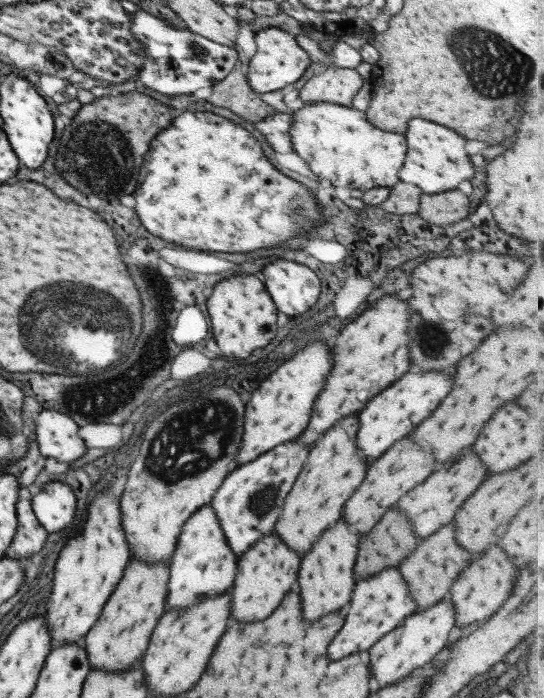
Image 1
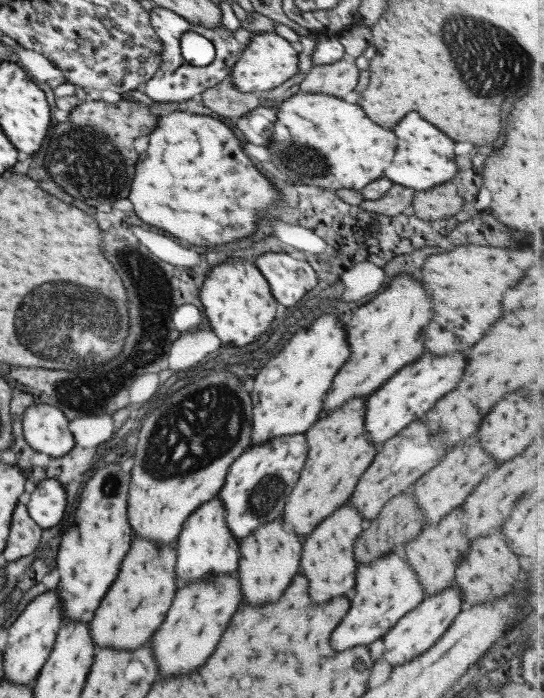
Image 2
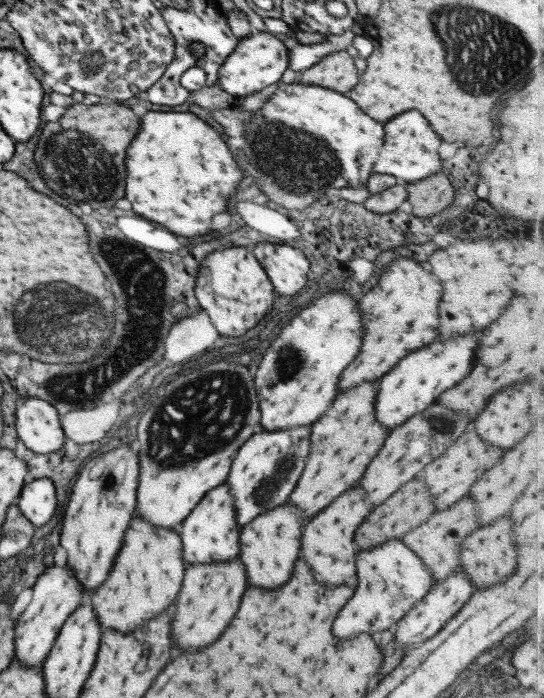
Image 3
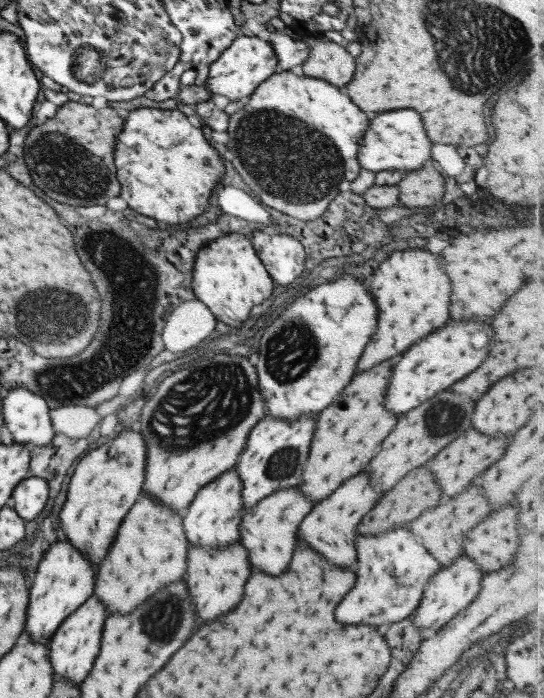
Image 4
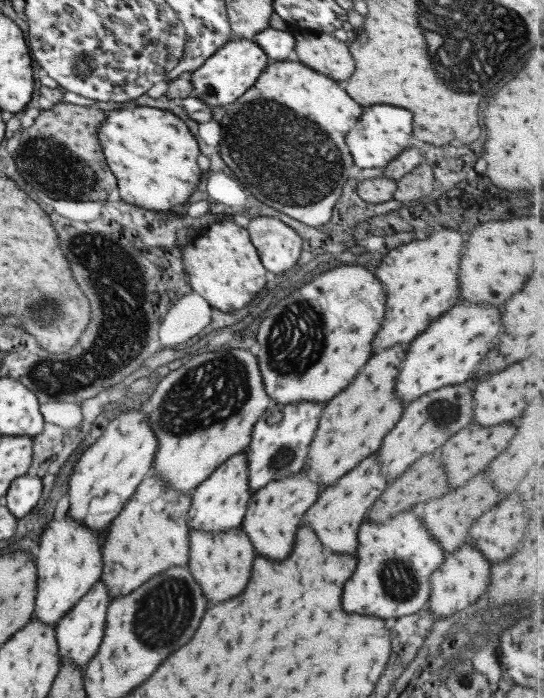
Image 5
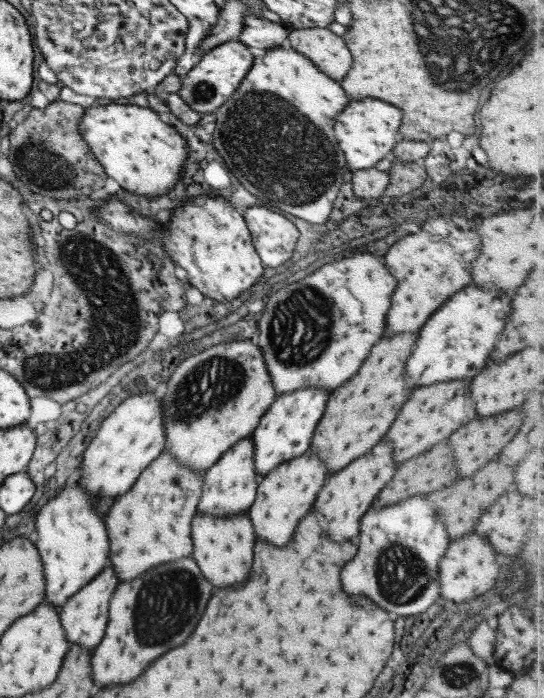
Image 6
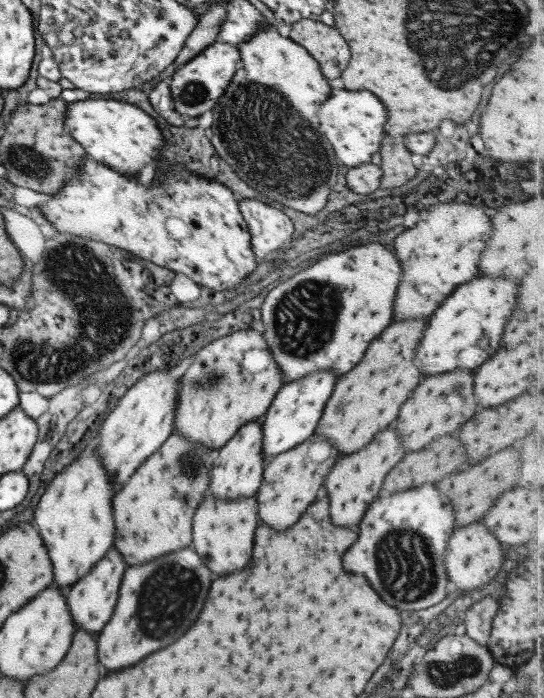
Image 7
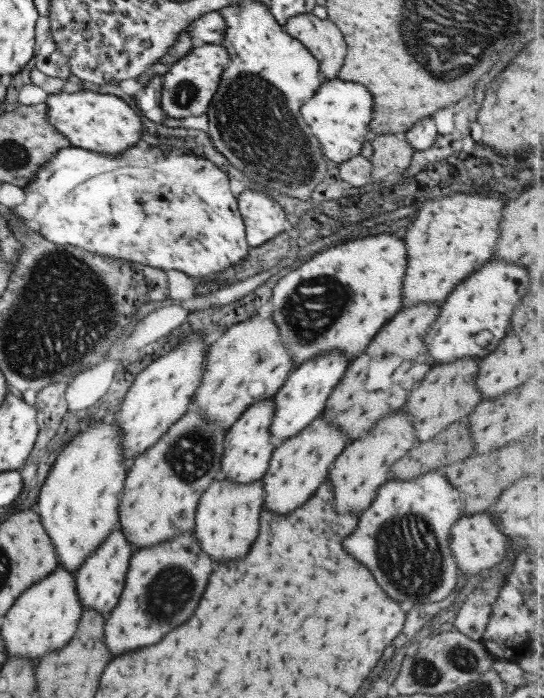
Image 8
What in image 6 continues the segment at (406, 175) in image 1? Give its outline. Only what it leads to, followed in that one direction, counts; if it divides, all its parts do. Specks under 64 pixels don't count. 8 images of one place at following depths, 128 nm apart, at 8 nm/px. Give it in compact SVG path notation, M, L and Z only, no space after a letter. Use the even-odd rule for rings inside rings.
M366 98L366 100L350 100L350 104L337 114L334 134L339 147L344 153L349 169L363 170L374 168L378 160L391 156L395 147L396 133L402 120L402 112L386 102Z

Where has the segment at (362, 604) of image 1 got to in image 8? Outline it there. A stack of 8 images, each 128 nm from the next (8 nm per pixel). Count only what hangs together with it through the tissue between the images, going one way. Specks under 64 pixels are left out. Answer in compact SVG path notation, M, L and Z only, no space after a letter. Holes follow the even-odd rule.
M440 470L410 480L388 479L378 489L370 508L362 512L358 528L344 540L344 550L374 572L382 590L400 604L440 602L458 584L458 566L448 538L460 514L462 496Z

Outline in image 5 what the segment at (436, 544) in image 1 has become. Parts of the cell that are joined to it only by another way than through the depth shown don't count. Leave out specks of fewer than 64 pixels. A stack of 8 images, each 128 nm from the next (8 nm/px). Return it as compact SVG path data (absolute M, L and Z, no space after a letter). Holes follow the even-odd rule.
M478 474L474 476L470 482L466 482L464 486L456 488L454 492L450 494L444 494L442 498L438 497L432 500L428 500L428 506L424 504L422 508L426 508L424 512L420 512L420 520L422 520L422 526L426 526L426 530L430 530L429 534L432 535L442 546L442 552L446 550L445 554L454 553L454 550L458 550L464 542L466 542L466 536L474 524L474 520L478 516L482 516L488 508L496 506L496 502L500 502L504 498L504 494L500 490L496 490L488 480L486 476ZM430 508L438 508L438 512L432 512ZM444 510L444 512L442 512ZM448 510L448 512L446 512Z

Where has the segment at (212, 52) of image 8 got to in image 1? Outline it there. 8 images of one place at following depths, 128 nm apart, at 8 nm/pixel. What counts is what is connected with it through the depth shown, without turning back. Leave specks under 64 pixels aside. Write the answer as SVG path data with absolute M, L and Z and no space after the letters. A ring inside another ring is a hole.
M268 27L256 32L255 49L258 52L251 57L250 64L244 72L248 84L254 92L262 94L274 92L274 90L282 91L286 87L291 87L310 67L311 62L308 59L308 54L300 48L295 37L276 27Z

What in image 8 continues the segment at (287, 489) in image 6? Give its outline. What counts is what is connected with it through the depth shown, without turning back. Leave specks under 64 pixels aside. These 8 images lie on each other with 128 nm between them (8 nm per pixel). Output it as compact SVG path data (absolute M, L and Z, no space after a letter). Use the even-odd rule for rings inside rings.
M324 414L314 419L308 427L302 429L296 436L290 437L276 445L273 450L269 467L263 476L264 490L266 490L266 508L278 514L288 514L302 506L316 488L326 480L330 466L334 464L336 456L344 450L346 436L330 426L324 420Z

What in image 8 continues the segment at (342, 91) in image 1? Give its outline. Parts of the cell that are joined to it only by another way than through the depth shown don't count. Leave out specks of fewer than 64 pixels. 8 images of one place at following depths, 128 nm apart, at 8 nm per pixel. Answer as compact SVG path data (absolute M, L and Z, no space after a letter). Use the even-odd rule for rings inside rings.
M313 13L299 14L287 20L284 30L313 54L323 79L338 76L346 56L346 42L330 19L320 19Z

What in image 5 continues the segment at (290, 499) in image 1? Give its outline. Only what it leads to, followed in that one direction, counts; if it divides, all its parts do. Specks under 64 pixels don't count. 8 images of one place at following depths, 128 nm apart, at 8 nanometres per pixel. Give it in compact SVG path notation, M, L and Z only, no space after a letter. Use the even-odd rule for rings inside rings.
M398 344L376 352L364 366L364 376L358 374L346 390L342 390L338 396L334 396L334 400L326 404L326 414L322 412L318 432L310 444L306 472L312 470L322 484L330 486L340 476L350 472L360 460L364 460L380 448L384 436L394 428L404 410L402 400L398 400L394 392L396 374L402 362L404 354Z

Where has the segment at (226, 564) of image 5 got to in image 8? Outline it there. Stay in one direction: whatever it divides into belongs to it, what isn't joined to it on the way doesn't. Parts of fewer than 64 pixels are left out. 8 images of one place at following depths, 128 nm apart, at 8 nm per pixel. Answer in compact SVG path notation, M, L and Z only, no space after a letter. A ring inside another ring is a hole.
M222 476L215 478L202 493L195 512L192 534L208 556L214 560L236 560L244 558L258 536L258 516L264 506L264 483L258 479L253 483L232 483Z

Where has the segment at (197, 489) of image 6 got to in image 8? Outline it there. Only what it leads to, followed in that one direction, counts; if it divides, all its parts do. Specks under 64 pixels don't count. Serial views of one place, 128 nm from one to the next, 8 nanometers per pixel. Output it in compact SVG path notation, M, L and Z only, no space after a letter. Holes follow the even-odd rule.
M188 410L180 420L170 426L154 446L141 452L130 462L120 501L119 522L127 538L126 542L130 544L133 552L168 542L173 536L193 532L200 497L220 475L226 435L222 430L218 423L209 423L202 411Z

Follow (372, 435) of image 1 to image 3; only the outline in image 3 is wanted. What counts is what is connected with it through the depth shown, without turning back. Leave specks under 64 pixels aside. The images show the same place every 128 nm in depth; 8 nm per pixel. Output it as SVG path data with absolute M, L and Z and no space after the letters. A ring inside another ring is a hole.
M476 334L466 336L454 336L450 340L436 340L402 358L380 380L378 390L378 402L376 402L376 418L386 428L392 430L400 426L408 416L414 416L428 408L444 390L456 386L460 380L464 380L474 366L474 350L478 344Z

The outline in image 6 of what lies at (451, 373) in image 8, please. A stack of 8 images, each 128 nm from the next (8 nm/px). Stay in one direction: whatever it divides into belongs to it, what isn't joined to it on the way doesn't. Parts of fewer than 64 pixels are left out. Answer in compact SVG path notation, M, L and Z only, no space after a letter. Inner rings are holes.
M450 380L434 386L416 388L410 396L410 400L402 406L396 422L388 430L388 440L394 448L394 458L398 464L406 462L408 458L430 450L434 444L448 438L454 430L458 430L462 424L468 424L476 418L474 402L470 398L470 382L468 380Z

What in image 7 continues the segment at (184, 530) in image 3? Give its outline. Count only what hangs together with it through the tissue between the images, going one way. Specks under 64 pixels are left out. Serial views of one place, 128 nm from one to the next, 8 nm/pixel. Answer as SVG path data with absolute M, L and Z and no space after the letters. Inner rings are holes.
M262 418L243 424L242 428L218 450L211 470L208 494L215 499L241 499L257 494L262 484L267 460L263 454Z

